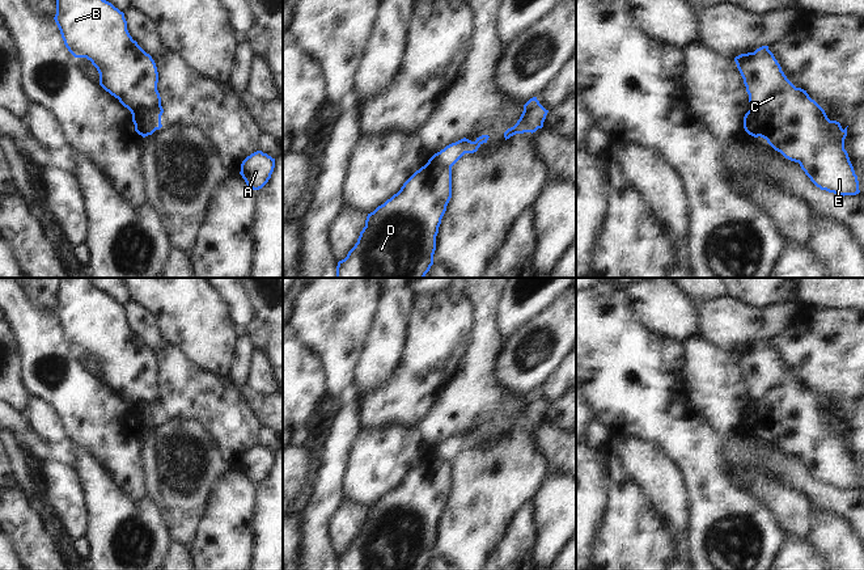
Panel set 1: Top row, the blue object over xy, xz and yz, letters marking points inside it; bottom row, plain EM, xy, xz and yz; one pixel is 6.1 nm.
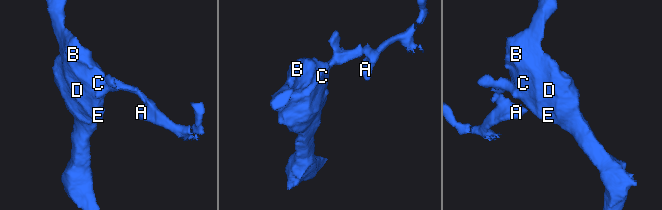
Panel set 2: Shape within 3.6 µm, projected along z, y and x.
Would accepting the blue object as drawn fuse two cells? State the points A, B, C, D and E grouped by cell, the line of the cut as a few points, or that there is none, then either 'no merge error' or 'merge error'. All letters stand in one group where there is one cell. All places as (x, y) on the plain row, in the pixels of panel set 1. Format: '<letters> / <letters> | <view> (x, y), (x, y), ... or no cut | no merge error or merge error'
A / B C D E | xy (160, 397), (153, 400), (135, 419) | merge error

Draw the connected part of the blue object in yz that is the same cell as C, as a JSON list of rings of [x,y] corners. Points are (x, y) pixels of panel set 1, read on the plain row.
[[[768,339],[754,346],[734,351],[749,388],[750,404],[755,408],[761,431],[785,452],[799,456],[810,474],[829,486],[837,489],[856,489],[860,486],[857,469],[844,443],[847,421],[830,414],[825,404],[809,390],[806,384],[796,381],[782,364],[780,358]]]

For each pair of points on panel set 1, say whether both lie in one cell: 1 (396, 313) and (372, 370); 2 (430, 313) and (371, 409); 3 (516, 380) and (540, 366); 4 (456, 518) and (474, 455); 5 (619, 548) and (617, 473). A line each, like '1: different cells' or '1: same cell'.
1: same cell
2: same cell
3: same cell
4: same cell
5: same cell

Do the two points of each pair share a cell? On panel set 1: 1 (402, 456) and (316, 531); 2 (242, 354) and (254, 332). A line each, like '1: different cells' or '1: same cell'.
1: different cells
2: different cells

